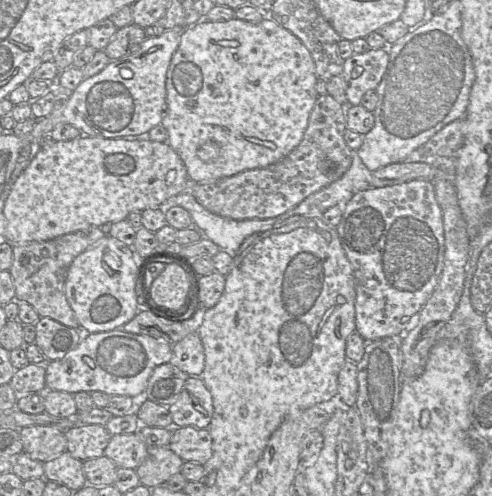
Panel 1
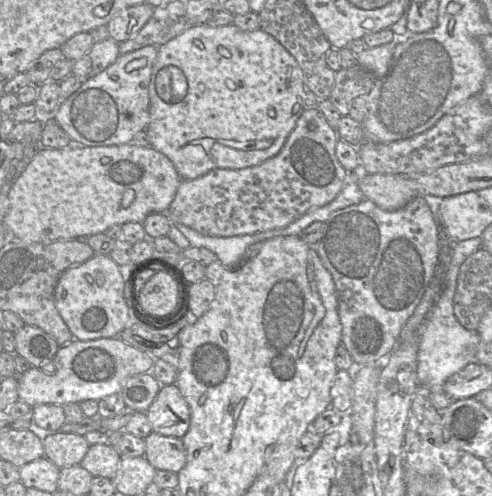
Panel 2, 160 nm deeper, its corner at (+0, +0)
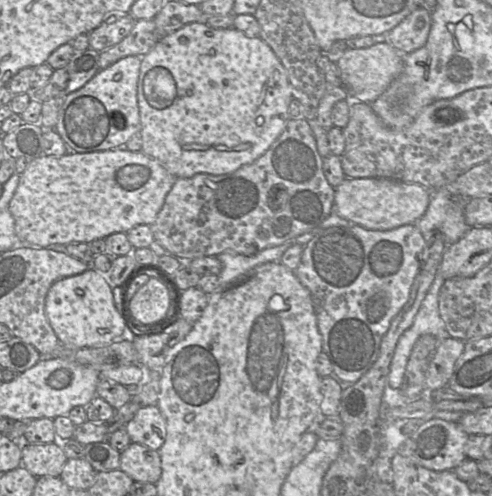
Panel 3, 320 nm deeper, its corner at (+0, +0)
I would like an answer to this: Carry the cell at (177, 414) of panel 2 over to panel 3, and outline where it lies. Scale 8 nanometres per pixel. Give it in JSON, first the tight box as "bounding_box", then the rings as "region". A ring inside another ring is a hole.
{"bounding_box":[124,404,166,450],"region":[[[156,404],[139,409],[124,428],[131,442],[153,450],[158,450],[166,438],[166,420]]]}

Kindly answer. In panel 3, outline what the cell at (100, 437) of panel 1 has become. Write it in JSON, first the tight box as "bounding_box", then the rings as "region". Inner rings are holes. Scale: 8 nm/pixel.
{"bounding_box":[21,439,68,478],"region":[[[58,439],[49,444],[22,444],[21,466],[37,478],[44,476],[58,477],[68,458],[58,444]]]}

